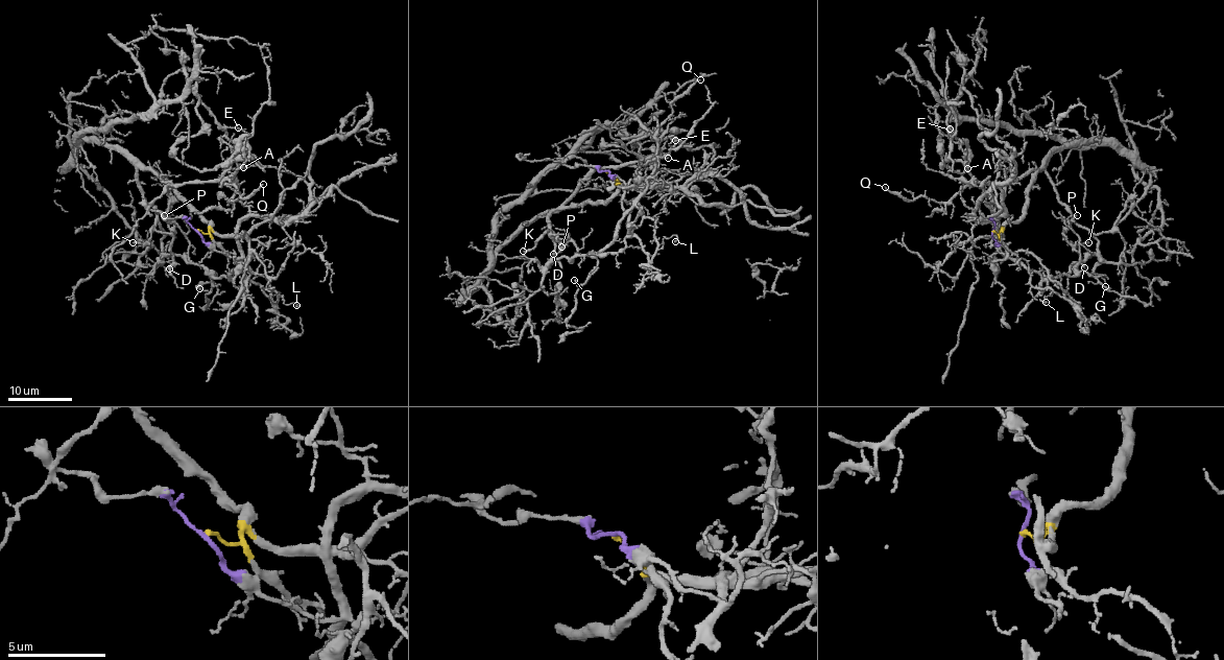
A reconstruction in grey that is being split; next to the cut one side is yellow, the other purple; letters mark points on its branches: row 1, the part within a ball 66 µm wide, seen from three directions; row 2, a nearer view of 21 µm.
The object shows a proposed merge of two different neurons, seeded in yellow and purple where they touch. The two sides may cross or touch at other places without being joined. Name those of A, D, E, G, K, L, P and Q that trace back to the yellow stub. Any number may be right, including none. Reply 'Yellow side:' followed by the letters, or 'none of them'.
Yellow side: A, D, E, K, Q

